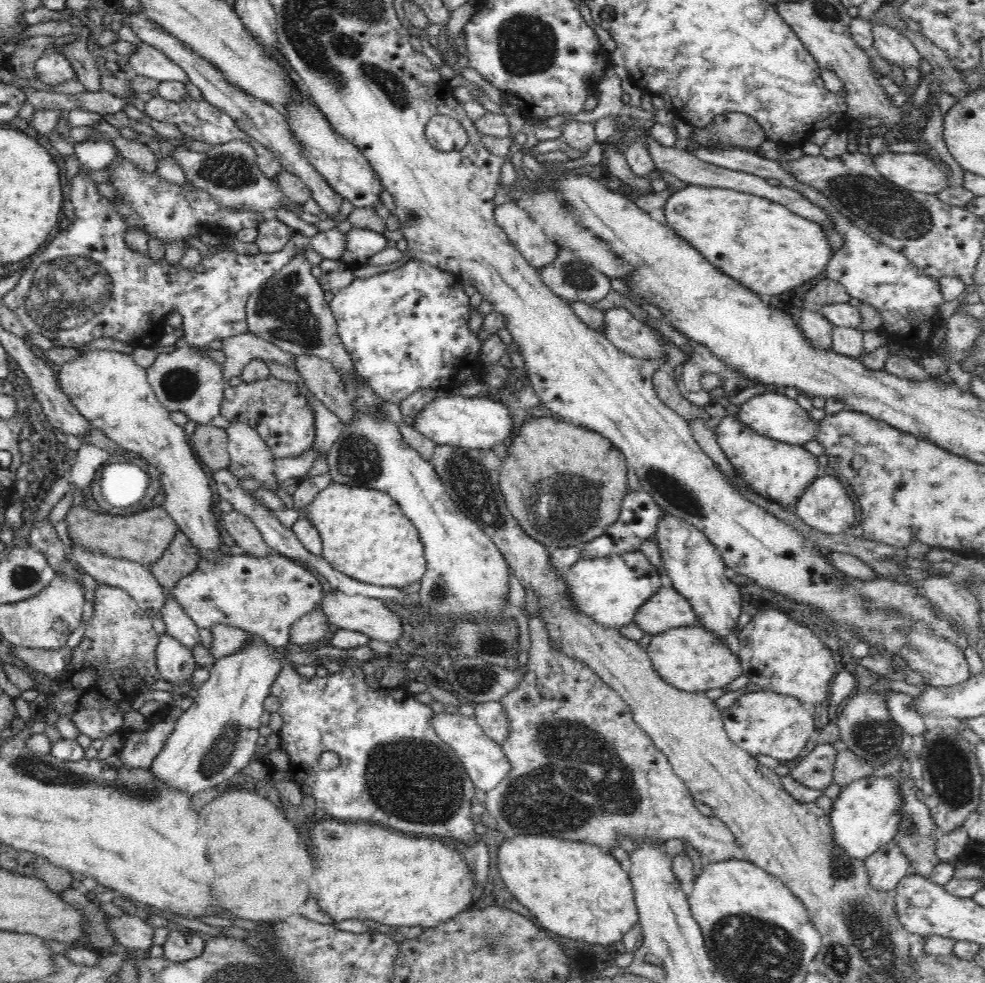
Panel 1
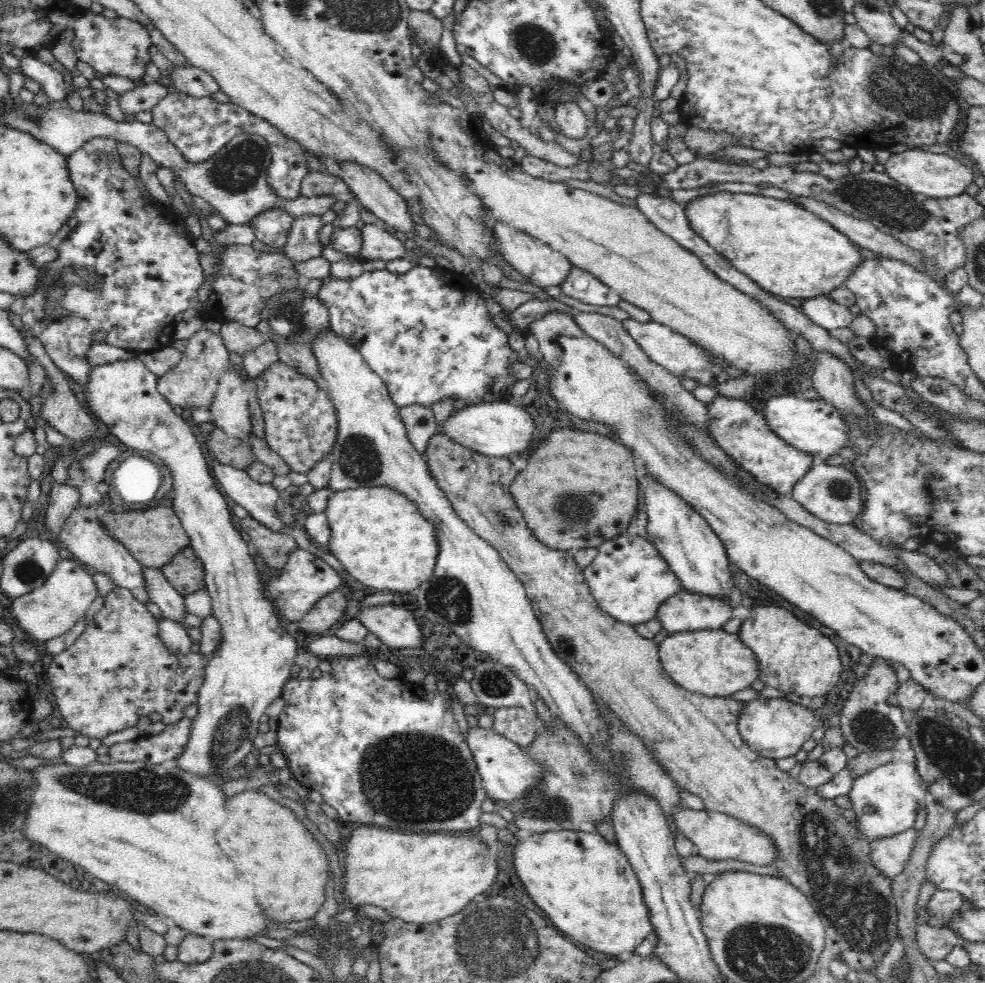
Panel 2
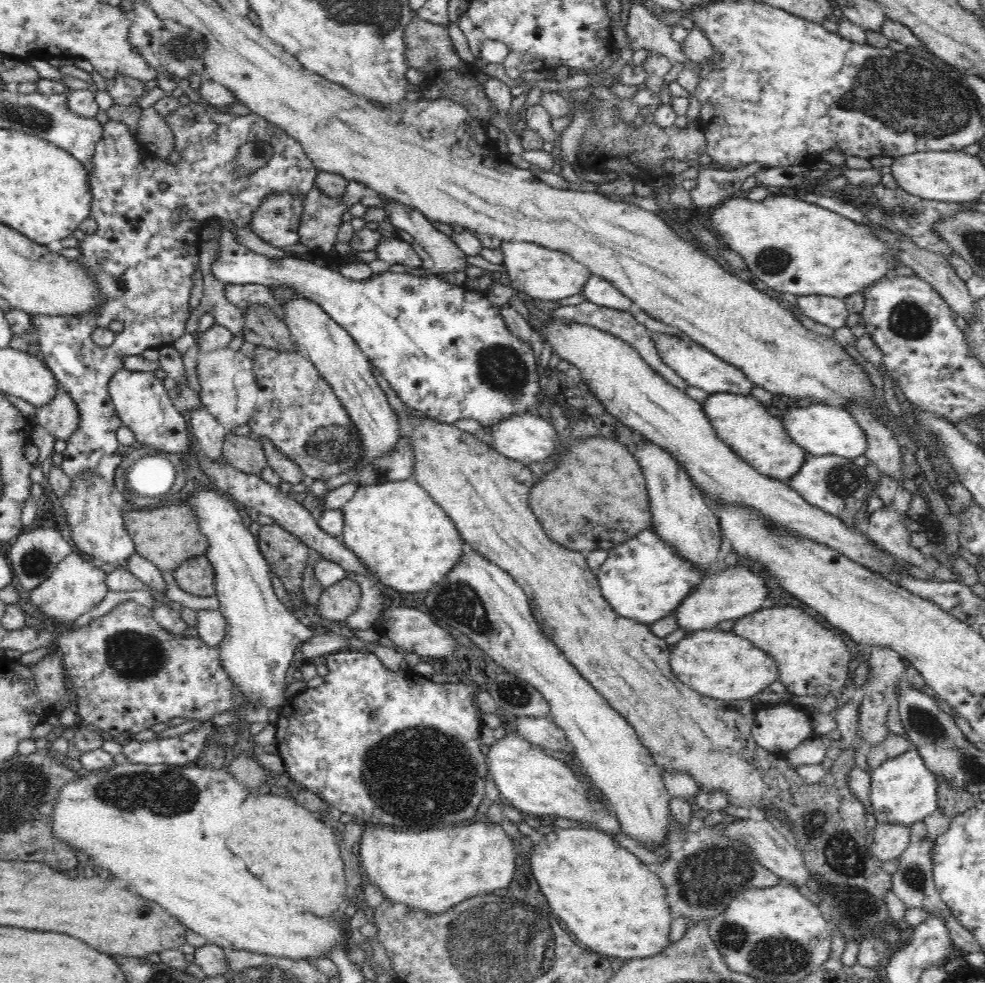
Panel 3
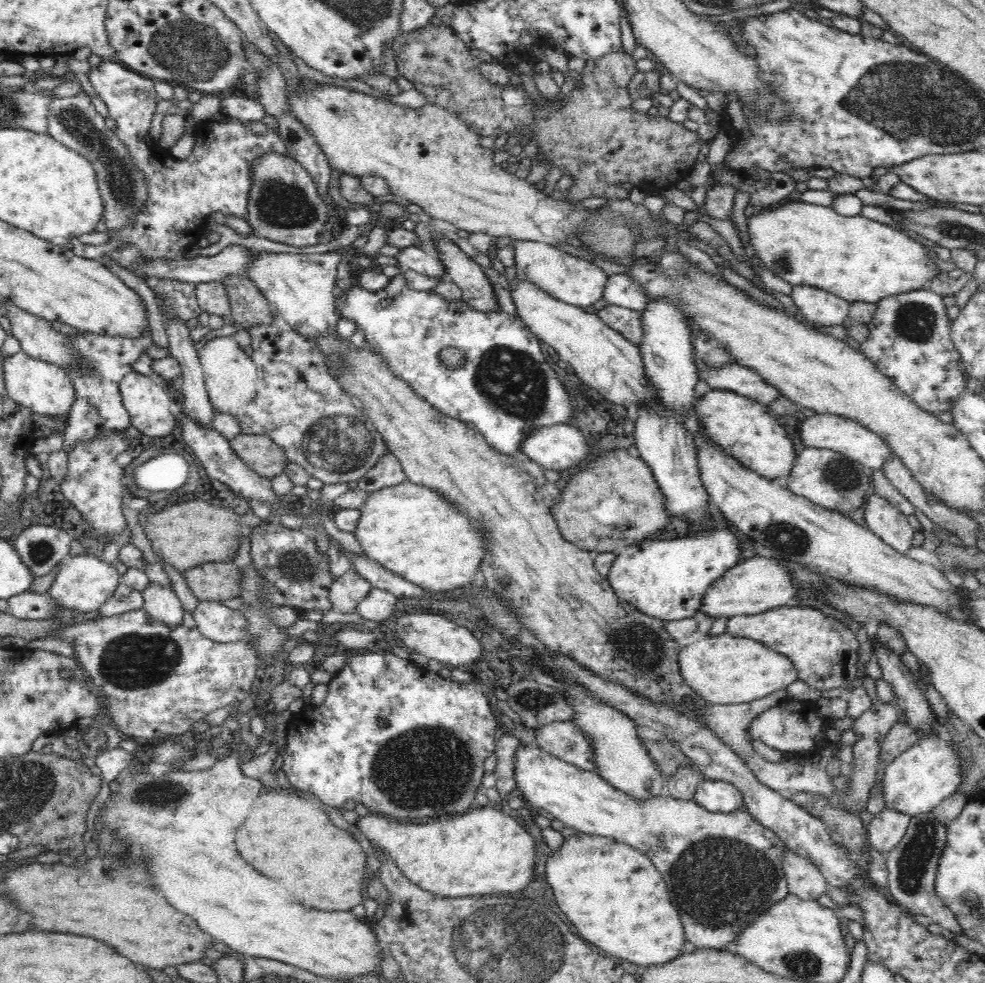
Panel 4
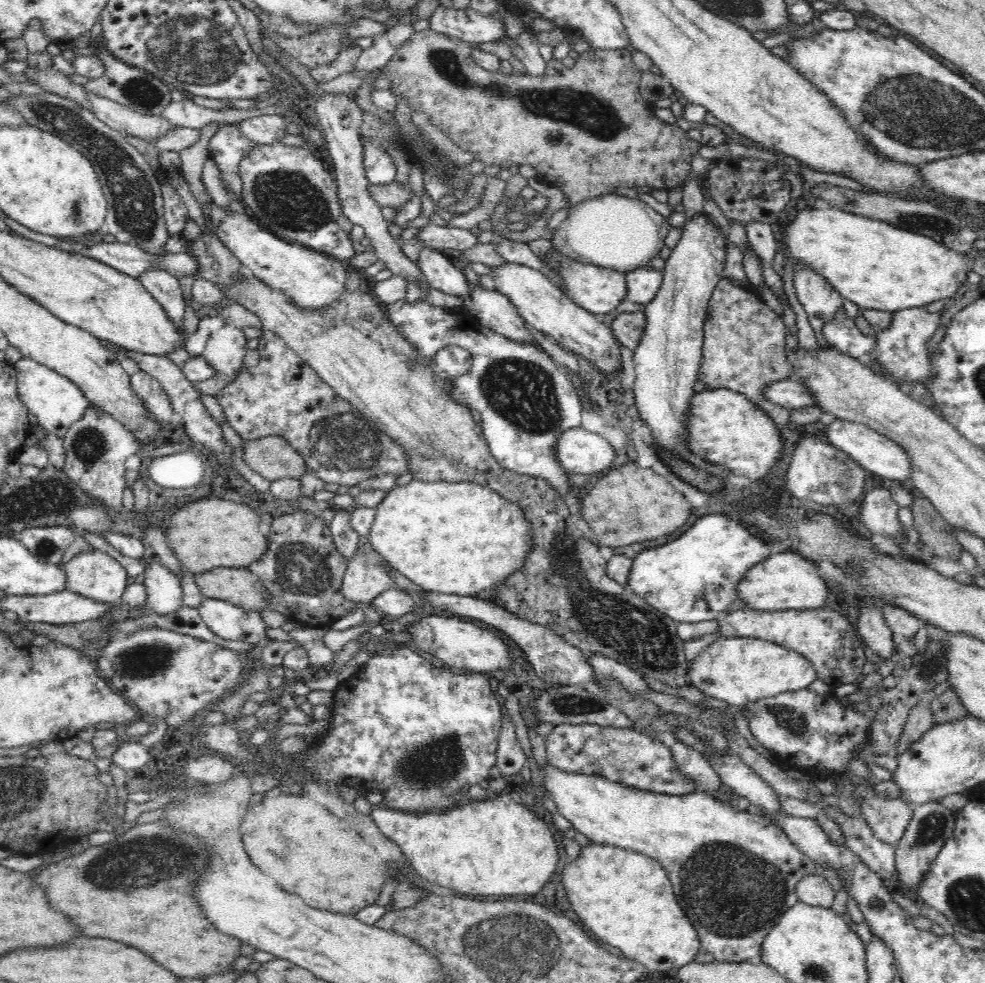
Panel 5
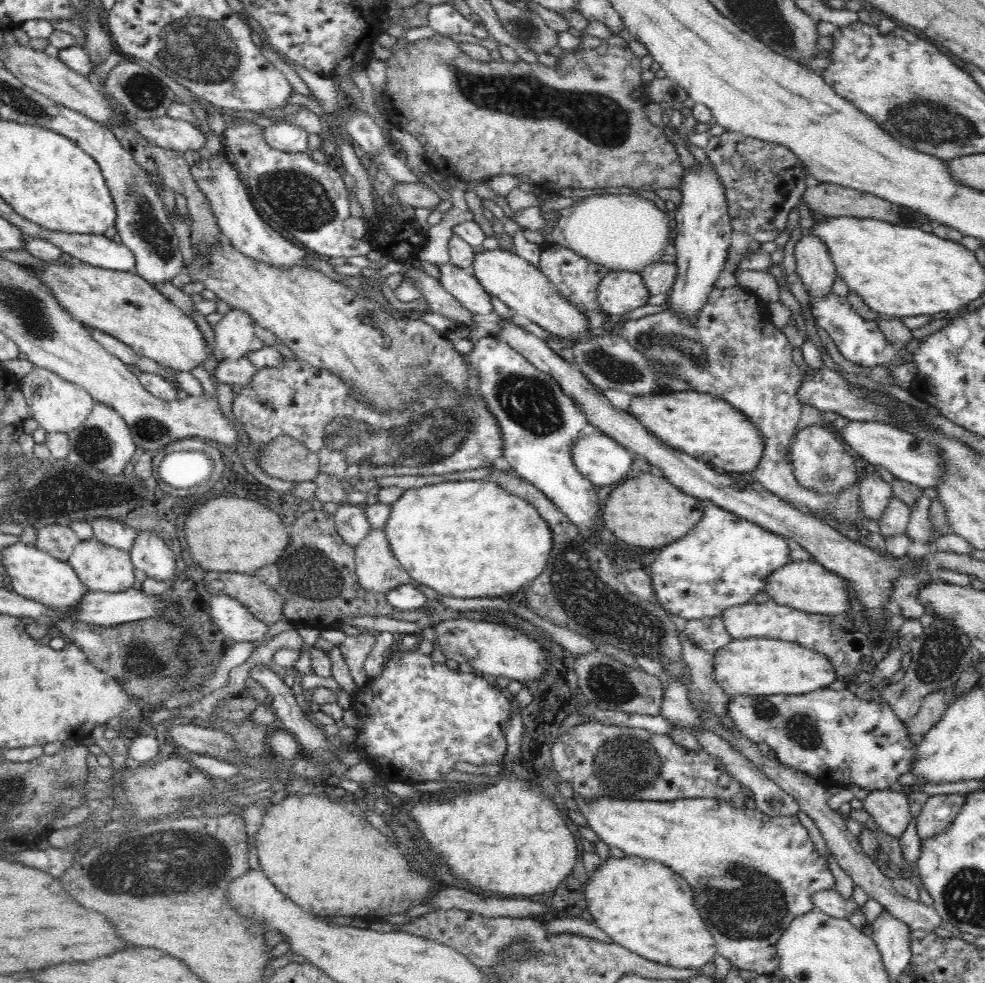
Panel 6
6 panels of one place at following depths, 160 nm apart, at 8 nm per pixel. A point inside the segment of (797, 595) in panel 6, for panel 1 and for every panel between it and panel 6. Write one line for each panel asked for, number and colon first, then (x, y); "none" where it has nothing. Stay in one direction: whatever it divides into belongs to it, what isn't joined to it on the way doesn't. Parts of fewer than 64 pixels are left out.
1: (666, 608)
2: (685, 611)
3: (733, 592)
4: (756, 584)
5: (784, 581)

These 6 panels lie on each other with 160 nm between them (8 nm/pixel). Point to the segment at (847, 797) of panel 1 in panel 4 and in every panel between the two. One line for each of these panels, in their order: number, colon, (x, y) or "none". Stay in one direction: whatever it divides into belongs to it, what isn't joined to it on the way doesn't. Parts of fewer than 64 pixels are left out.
2: (885, 800)
3: (903, 791)
4: (915, 782)

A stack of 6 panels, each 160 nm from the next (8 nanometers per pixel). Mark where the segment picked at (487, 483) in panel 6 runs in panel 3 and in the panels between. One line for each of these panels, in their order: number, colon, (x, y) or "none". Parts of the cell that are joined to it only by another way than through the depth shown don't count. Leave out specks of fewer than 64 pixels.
3: (406, 540)
4: (410, 529)
5: (458, 538)

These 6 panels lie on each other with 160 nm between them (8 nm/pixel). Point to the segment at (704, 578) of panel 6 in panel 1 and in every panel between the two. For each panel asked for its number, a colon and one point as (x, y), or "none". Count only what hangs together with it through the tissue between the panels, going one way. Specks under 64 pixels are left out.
1: (610, 590)
2: (629, 579)
3: (643, 578)
4: (667, 579)
5: (691, 579)

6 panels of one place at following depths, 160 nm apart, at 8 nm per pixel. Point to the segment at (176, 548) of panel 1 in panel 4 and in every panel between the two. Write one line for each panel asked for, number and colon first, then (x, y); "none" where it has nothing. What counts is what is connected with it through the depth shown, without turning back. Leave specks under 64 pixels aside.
2: (185, 571)
3: (196, 575)
4: (218, 581)

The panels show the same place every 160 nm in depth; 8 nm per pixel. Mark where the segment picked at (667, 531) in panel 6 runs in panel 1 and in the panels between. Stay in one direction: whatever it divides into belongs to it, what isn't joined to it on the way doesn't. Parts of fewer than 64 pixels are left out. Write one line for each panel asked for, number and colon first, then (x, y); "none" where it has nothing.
1: (564, 484)
2: (578, 490)
3: (595, 497)
4: (614, 501)
5: (629, 504)

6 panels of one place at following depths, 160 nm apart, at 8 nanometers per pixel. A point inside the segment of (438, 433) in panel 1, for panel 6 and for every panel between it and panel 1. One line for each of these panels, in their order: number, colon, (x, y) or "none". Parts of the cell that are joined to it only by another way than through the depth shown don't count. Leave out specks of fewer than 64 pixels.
2: (499, 429)
3: (524, 437)
4: (558, 447)
5: (578, 451)
6: (604, 461)

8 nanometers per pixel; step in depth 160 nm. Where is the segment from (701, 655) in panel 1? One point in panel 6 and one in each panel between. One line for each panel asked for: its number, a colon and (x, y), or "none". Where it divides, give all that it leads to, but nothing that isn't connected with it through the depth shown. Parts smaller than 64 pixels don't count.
2: (711, 662)
3: (719, 664)
4: (723, 669)
5: (736, 670)
6: (747, 667)

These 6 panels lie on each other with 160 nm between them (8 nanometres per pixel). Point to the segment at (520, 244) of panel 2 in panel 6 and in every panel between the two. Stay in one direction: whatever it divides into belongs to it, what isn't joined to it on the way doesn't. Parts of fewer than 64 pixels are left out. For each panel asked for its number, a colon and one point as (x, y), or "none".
3: (541, 272)
4: (575, 281)
5: (598, 290)
6: (619, 292)

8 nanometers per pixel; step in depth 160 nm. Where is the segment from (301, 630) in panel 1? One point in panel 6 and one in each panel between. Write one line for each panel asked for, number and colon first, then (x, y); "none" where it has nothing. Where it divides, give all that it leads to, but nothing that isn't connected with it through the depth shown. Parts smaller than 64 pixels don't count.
2: (327, 611)
3: (337, 602)
4: (348, 590)
5: (365, 578)
6: (377, 570)

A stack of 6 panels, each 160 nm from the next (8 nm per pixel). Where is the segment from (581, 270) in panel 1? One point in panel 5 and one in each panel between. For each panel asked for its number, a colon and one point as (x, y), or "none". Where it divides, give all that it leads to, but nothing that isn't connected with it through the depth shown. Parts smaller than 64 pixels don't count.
2: (580, 284)
3: (597, 290)
4: (622, 290)
5: (642, 284)

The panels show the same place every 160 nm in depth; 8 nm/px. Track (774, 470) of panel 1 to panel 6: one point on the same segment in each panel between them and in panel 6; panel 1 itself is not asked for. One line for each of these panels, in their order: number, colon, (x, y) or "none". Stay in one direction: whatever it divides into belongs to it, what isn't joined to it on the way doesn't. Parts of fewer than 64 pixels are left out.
2: (740, 431)
3: (744, 424)
4: (747, 429)
5: (727, 429)
6: (708, 428)

